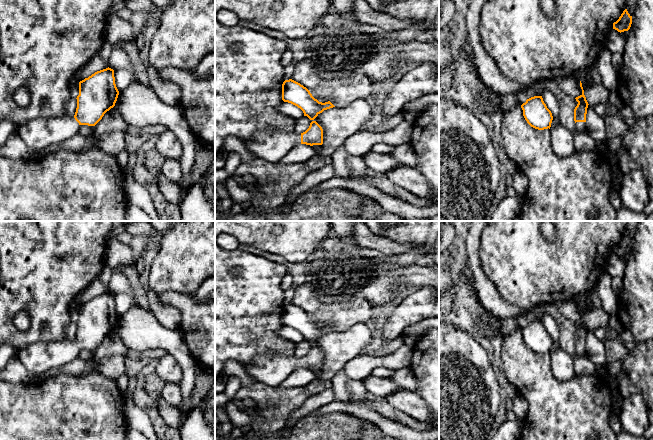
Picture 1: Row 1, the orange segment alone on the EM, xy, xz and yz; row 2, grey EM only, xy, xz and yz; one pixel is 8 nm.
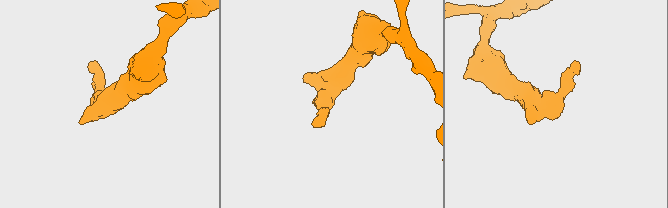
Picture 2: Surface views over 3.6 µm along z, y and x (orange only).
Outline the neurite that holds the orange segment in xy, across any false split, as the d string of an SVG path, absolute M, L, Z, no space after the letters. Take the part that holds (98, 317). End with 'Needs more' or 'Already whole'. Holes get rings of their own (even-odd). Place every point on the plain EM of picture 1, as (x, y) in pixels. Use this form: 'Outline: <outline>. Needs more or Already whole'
Outline: M106 292L79 306L77 332L73 342L37 342L18 351L17 357L31 375L64 366L78 358L81 349L95 350L115 330L119 315L114 294Z. Needs more

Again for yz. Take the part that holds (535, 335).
Outline: M534 320L521 329L527 347L538 354L550 353L553 340L542 320Z. Already whole

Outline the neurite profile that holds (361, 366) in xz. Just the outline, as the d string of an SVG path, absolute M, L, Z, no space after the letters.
M403 344L395 351L382 357L361 355L348 361L343 367L345 375L353 380L362 381L370 376L371 372L378 367L399 370L411 366L413 347Z

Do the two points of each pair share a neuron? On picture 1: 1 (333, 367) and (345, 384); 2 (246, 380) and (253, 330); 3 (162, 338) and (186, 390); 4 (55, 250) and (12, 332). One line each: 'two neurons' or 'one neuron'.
1: two neurons
2: two neurons
3: one neuron
4: one neuron

